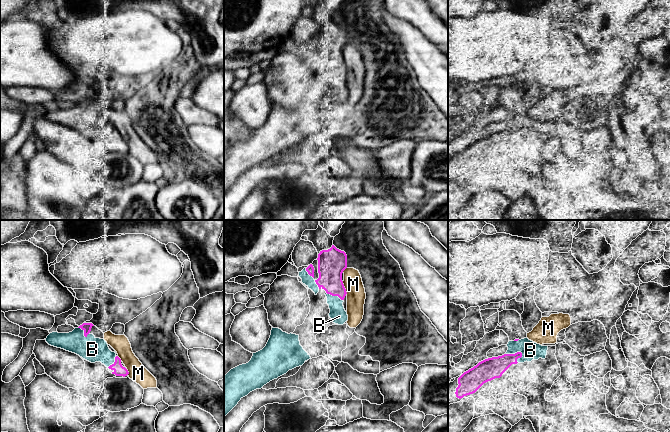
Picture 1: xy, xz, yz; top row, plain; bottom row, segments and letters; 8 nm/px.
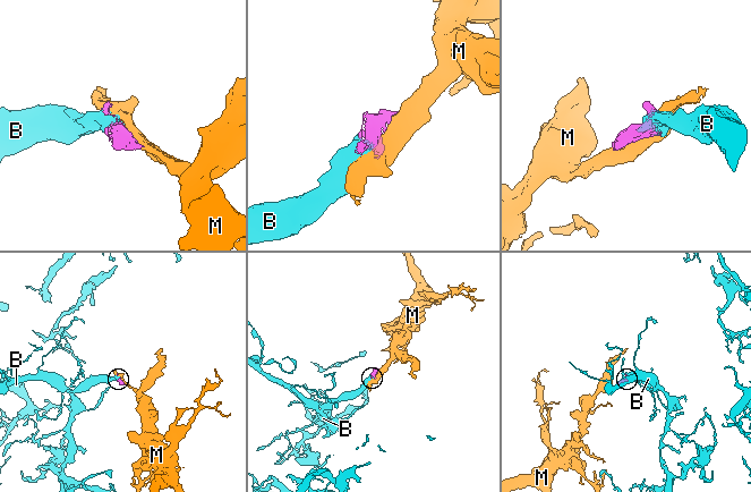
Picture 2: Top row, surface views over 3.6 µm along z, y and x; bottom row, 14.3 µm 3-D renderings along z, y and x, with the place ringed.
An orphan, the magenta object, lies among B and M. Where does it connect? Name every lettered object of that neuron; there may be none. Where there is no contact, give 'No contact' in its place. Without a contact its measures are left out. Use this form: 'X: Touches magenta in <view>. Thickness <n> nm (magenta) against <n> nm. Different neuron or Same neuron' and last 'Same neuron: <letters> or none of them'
B: Touches magenta in yz. Thickness 170 nm (magenta) against 150 nm. Same neuron
M: Touches magenta in xz. Thickness 220 nm (magenta) against 150 nm. Different neuron
Same neuron: B

